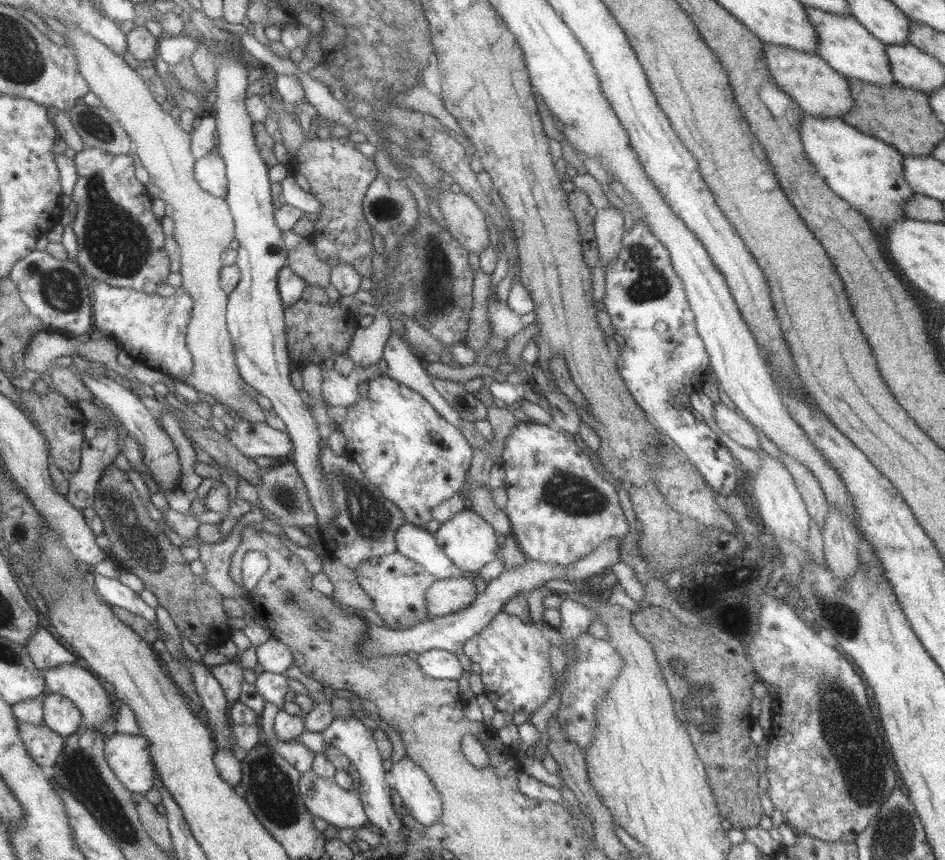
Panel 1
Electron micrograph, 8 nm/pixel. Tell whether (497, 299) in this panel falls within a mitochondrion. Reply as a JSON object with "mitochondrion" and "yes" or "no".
{"mitochondrion":"no"}

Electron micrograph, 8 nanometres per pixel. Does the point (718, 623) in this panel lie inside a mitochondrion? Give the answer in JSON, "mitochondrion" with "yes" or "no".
{"mitochondrion":"no"}

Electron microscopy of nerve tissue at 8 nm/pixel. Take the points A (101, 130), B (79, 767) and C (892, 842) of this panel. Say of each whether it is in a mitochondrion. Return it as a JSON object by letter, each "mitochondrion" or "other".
{"A":"mitochondrion","B":"mitochondrion","C":"mitochondrion"}

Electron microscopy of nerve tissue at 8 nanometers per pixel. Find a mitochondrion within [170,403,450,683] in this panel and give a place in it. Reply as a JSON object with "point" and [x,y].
{"point":[373,521]}

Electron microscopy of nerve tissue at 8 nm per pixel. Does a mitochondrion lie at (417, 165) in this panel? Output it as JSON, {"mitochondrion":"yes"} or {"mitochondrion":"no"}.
{"mitochondrion":"no"}

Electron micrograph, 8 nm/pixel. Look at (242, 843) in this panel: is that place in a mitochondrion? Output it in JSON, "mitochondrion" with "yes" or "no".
{"mitochondrion":"no"}

